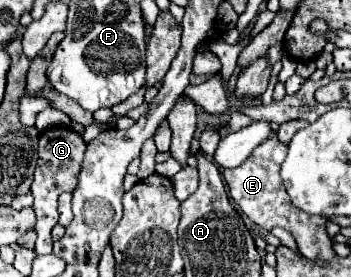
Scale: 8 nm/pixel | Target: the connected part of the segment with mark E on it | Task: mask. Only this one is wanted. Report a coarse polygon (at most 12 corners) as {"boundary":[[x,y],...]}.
{"boundary":[[262,141],[224,169],[240,211],[282,227],[308,259],[332,259],[326,217],[294,207],[280,165],[288,147]]}

